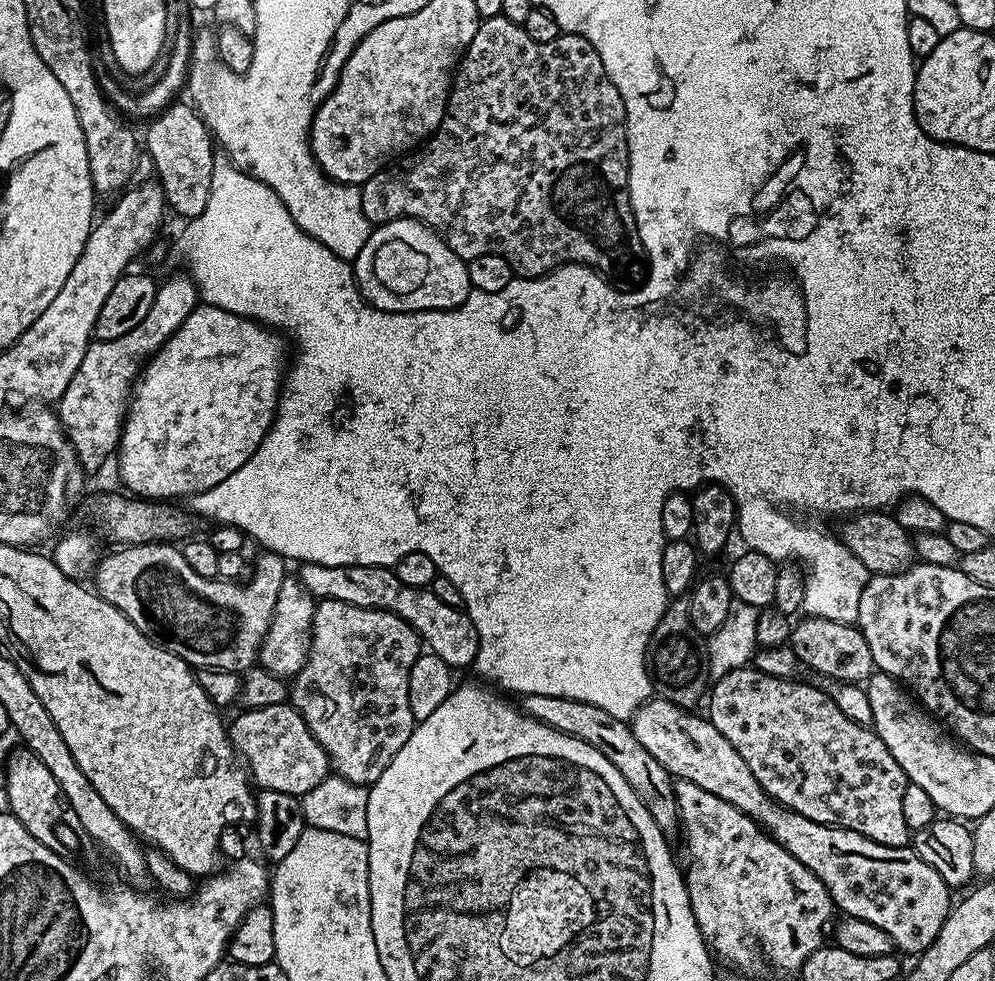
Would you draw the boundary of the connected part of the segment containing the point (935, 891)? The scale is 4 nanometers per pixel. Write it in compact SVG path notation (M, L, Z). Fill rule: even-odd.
M649 698L638 711L634 713L630 721L630 727L634 738L658 758L658 762L668 772L669 776L676 780L694 782L694 786L702 786L710 794L730 802L742 814L746 814L751 820L756 821L769 836L781 844L802 866L806 866L816 877L823 882L826 890L832 895L832 903L837 909L841 908L844 916L862 918L862 922L870 922L878 926L878 930L884 930L890 934L893 945L904 952L919 954L924 952L934 942L938 930L942 930L942 922L946 922L948 910L952 907L954 900L950 895L948 883L911 847L905 846L895 848L894 846L882 846L854 830L845 828L833 828L830 824L819 824L802 814L792 812L783 804L774 800L770 794L764 792L764 788L754 778L754 770L746 766L746 758L722 738L722 734L714 727L712 721L703 715L695 716L695 711L679 708L677 704L669 700Z

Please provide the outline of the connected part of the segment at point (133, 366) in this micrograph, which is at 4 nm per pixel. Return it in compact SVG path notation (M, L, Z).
M183 275L157 287L156 301L154 306L150 306L150 314L146 314L146 318L142 318L142 322L134 326L130 334L122 334L122 338L113 340L93 339L86 354L82 354L78 370L74 370L74 378L70 378L70 386L66 386L60 395L60 424L85 473L92 474L111 456L113 459L120 444L120 431L124 428L124 418L130 407L130 393L138 373L198 306L196 284L191 275Z

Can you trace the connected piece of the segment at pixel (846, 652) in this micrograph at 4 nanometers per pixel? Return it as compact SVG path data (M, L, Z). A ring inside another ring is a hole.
M805 615L803 619L795 621L790 646L805 669L813 668L820 676L845 680L848 684L856 684L859 680L860 683L867 681L874 671L872 655L866 638L855 623L843 624L837 620L809 615Z

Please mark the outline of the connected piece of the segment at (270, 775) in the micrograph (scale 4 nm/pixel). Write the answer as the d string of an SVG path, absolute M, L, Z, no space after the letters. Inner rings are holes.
M291 703L249 708L241 713L227 725L228 736L251 779L263 791L278 790L282 794L302 797L329 777L330 761L326 750L322 750L314 734L310 734L302 714Z

